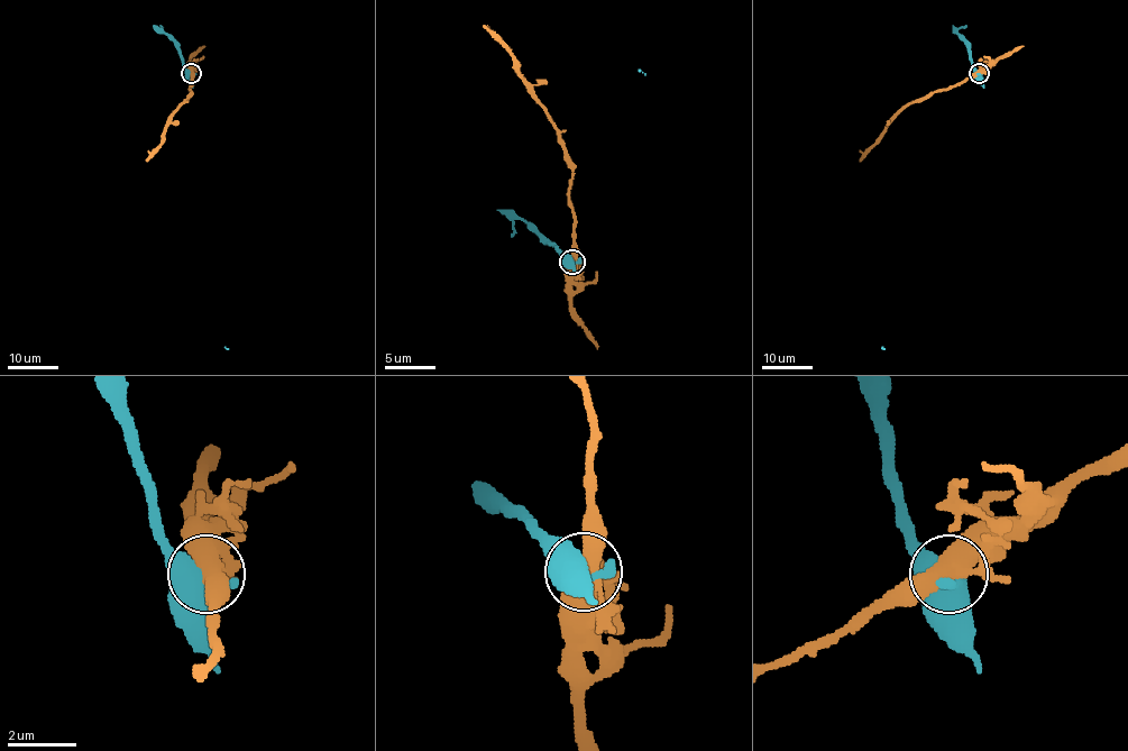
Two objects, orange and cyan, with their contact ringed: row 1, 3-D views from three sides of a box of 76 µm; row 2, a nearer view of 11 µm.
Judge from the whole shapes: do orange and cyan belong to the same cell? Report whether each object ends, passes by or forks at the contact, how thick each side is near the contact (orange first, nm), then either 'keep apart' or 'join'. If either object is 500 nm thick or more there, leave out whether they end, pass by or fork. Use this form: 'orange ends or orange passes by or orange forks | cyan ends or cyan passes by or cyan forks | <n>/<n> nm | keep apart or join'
550/500 nm | keep apart

